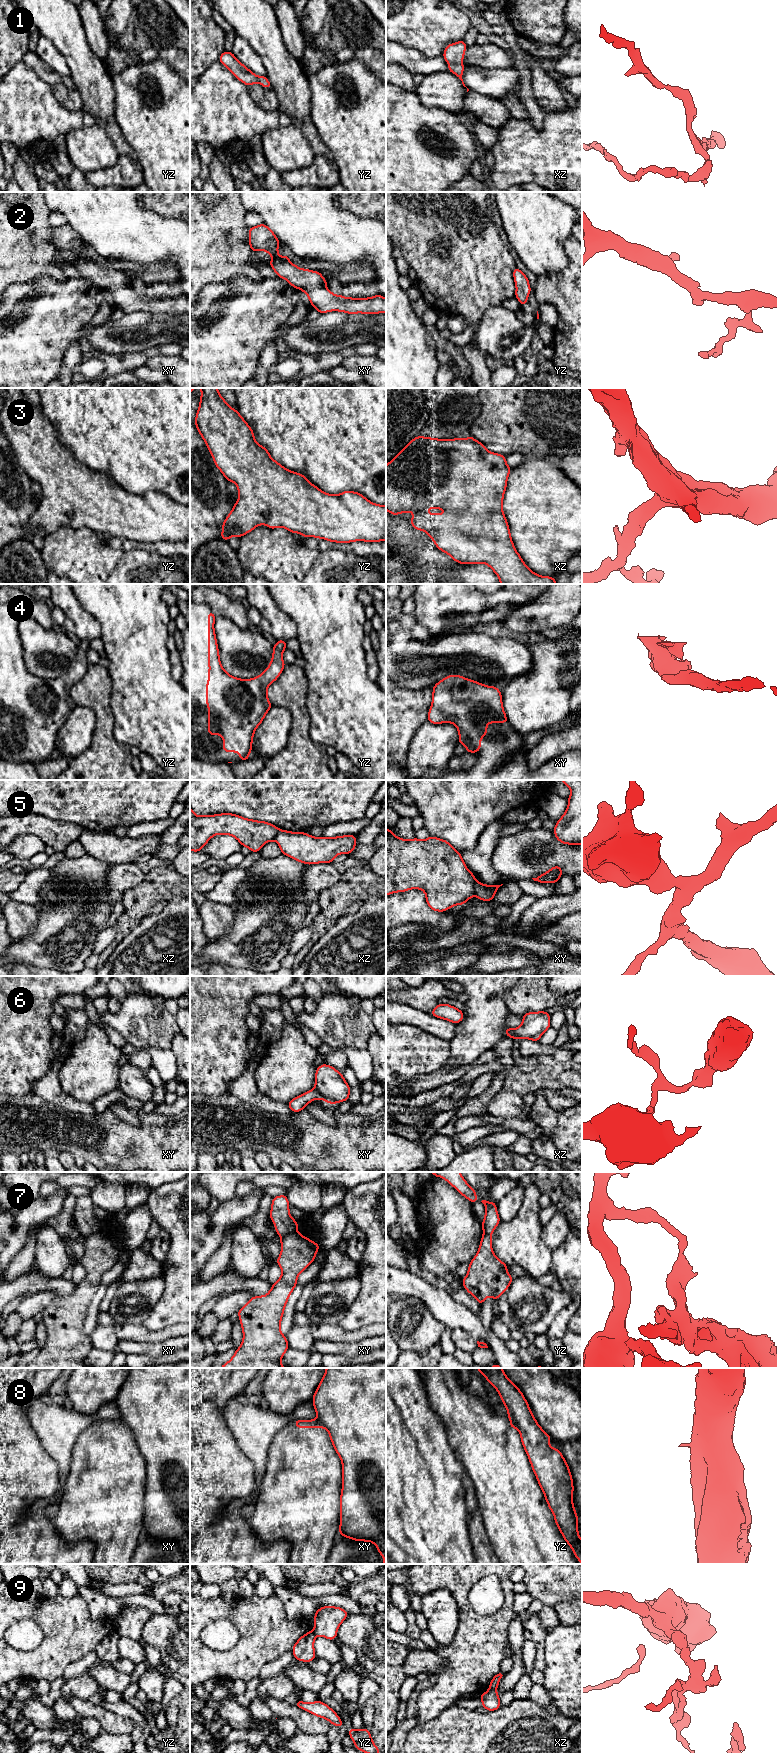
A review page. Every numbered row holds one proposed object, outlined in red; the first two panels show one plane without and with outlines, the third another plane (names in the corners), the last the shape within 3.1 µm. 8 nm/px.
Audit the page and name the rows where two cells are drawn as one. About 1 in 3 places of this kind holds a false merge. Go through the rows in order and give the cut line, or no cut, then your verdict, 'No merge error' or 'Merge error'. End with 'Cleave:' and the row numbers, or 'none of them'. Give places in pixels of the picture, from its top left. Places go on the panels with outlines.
1: No split. No merge error
2: No split. No merge error
3: No split. No merge error
4: No split. No merge error
5: Split along xy (476, 881), (474, 894). Merge error
6: Split along xy (314, 1088), (322, 1097). Merge error
7: Split along xy (296, 1230), (281, 1236). Merge error
8: Split along xy (316, 1418), (324, 1427). Merge error
9: Split along xz (489, 1688), (495, 1689). Merge error
Cleave: 5, 6, 7, 8, 9

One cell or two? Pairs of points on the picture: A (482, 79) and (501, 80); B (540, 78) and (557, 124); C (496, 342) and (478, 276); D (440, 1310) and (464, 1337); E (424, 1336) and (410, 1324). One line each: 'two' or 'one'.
A: one
B: two
C: two
D: two
E: one

